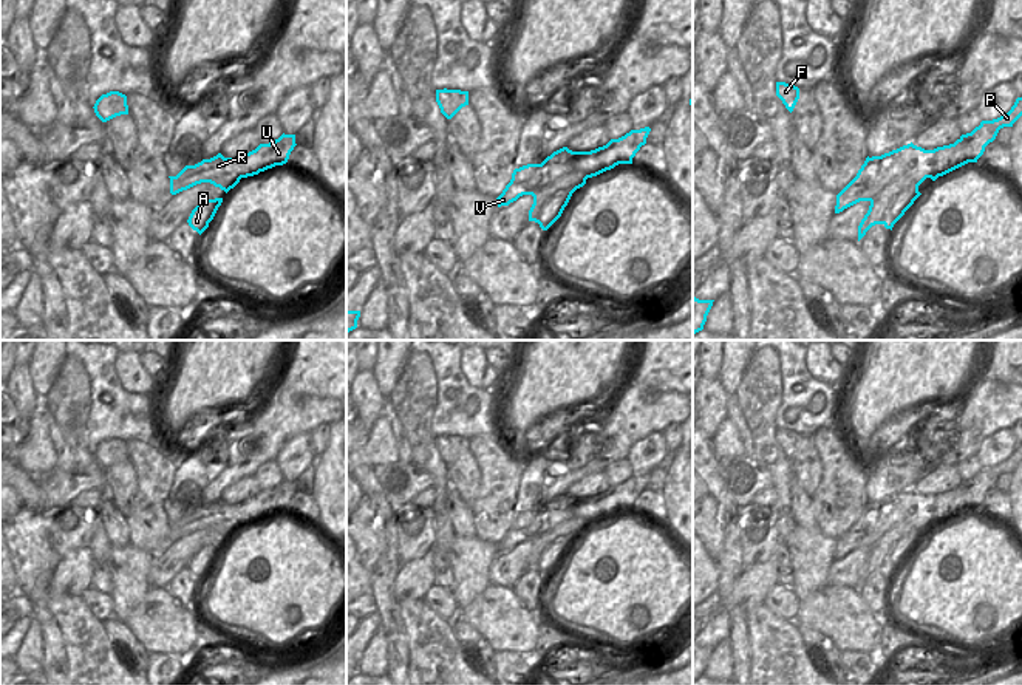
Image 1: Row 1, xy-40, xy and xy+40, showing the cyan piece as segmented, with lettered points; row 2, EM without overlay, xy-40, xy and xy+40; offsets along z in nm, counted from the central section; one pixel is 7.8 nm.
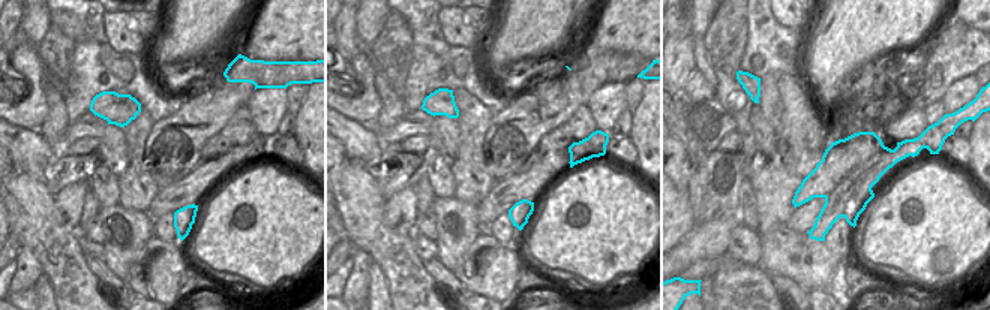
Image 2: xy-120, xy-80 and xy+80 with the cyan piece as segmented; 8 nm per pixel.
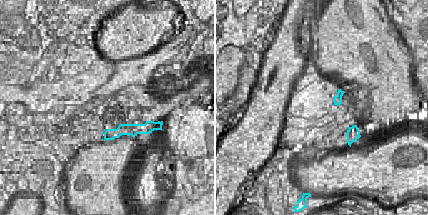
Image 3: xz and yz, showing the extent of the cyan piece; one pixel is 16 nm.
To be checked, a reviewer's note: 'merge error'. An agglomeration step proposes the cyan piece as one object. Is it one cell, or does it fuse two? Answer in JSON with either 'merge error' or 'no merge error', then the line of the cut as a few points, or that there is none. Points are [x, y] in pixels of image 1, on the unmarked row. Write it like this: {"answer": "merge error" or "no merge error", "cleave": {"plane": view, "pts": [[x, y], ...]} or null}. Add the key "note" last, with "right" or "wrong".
{"answer": "merge error", "cleave": {"plane": "xy+40", "pts": [[936, 497], [930, 507], [917, 509], [906, 515], [869, 546]]}, "note": "right"}

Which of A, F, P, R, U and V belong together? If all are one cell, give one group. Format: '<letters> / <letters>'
A F P U / R V

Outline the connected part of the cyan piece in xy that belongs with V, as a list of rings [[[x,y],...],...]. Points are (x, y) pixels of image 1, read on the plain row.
[[[563,493],[547,503],[541,510],[527,510],[515,515],[510,529],[496,544],[498,554],[509,552],[523,541],[532,541],[540,535],[552,530],[560,523],[574,518],[574,506],[583,498],[572,498]]]

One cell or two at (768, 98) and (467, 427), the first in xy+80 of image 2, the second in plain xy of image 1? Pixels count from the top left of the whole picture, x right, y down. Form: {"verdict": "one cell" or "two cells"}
{"verdict": "two cells"}

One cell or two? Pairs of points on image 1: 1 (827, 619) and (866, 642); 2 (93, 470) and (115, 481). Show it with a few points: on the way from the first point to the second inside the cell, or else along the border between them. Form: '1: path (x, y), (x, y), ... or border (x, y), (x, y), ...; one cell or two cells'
1: path (837, 619), (843, 619), (857, 633); one cell
2: border (102, 469), (104, 486); two cells

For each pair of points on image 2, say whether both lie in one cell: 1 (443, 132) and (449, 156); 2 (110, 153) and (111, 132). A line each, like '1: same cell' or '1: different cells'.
1: same cell
2: same cell

